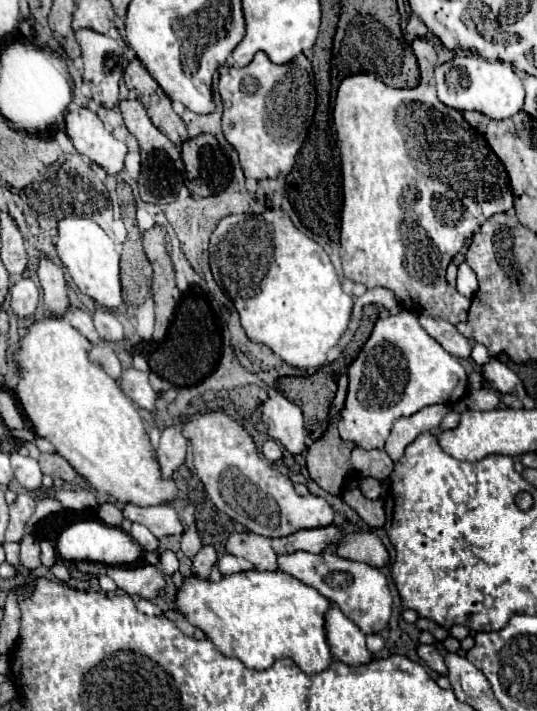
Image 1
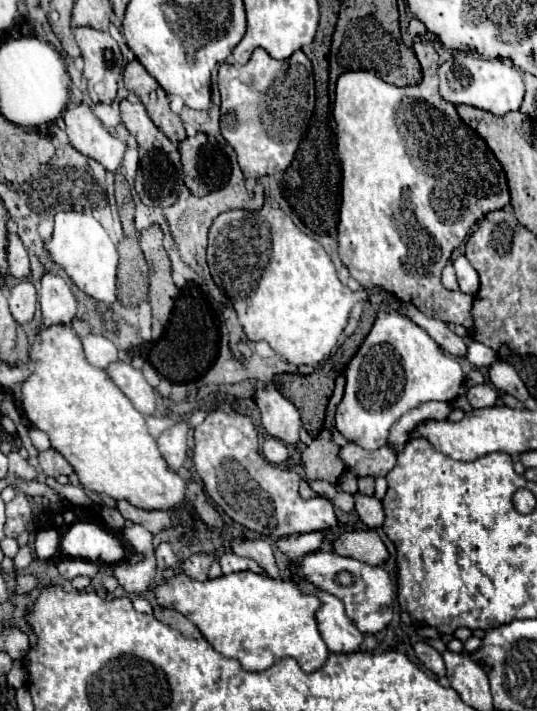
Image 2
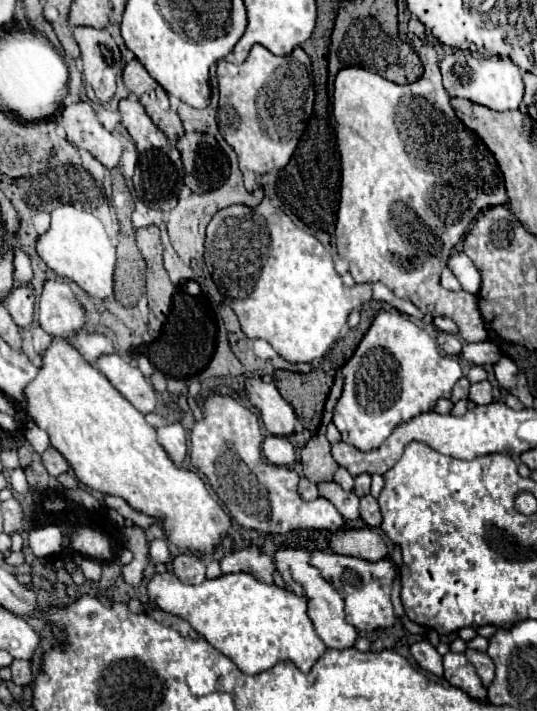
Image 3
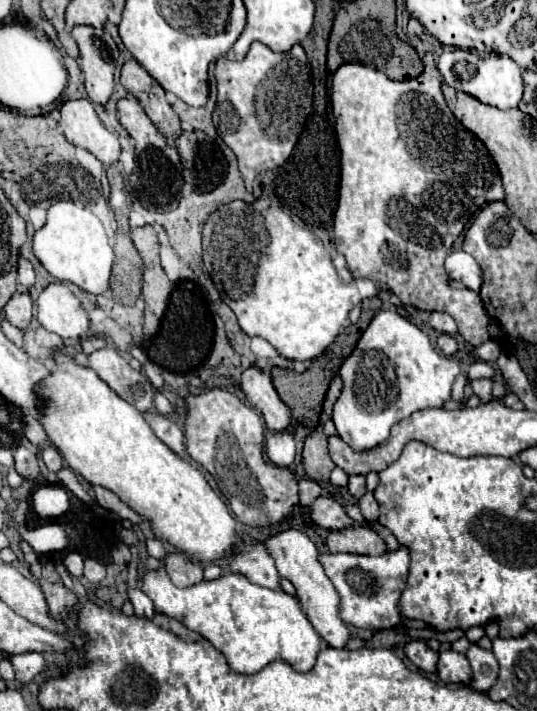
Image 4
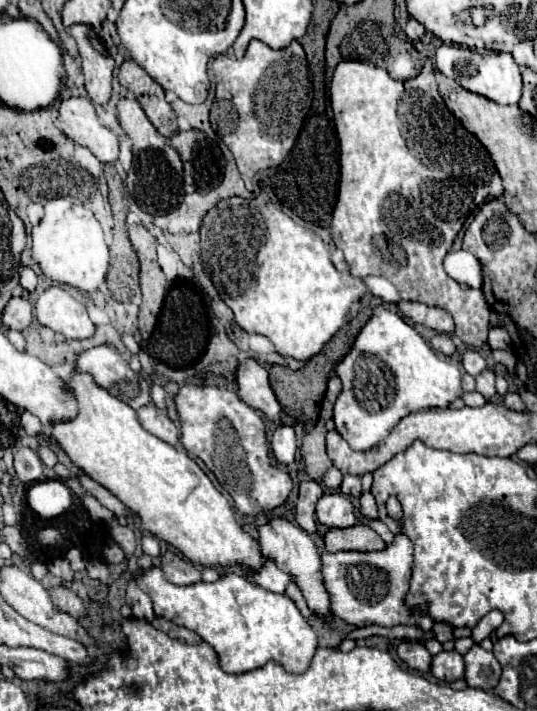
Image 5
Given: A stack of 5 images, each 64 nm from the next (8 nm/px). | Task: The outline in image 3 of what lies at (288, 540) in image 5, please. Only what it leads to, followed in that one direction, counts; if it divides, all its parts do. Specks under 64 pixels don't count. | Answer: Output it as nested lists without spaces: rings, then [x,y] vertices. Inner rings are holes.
[[[282,544],[276,552],[274,552],[274,560],[276,560],[276,570],[280,572],[280,576],[284,578],[284,582],[292,588],[294,594],[302,596],[308,600],[308,616],[318,632],[318,636],[324,640],[326,648],[352,648],[356,642],[356,628],[350,626],[344,620],[344,600],[340,598],[338,590],[332,588],[322,574],[318,572],[318,568],[314,568],[310,564],[310,556],[312,550],[308,546],[302,544]]]

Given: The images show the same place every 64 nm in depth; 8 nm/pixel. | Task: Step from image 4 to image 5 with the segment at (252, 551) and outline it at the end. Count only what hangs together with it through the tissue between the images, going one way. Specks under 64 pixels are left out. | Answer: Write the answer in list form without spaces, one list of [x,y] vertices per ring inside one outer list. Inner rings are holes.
[[[268,560],[258,572],[250,572],[250,576],[258,586],[276,594],[282,594],[286,586],[294,582],[294,576],[290,576],[288,572],[282,572],[272,560]]]

